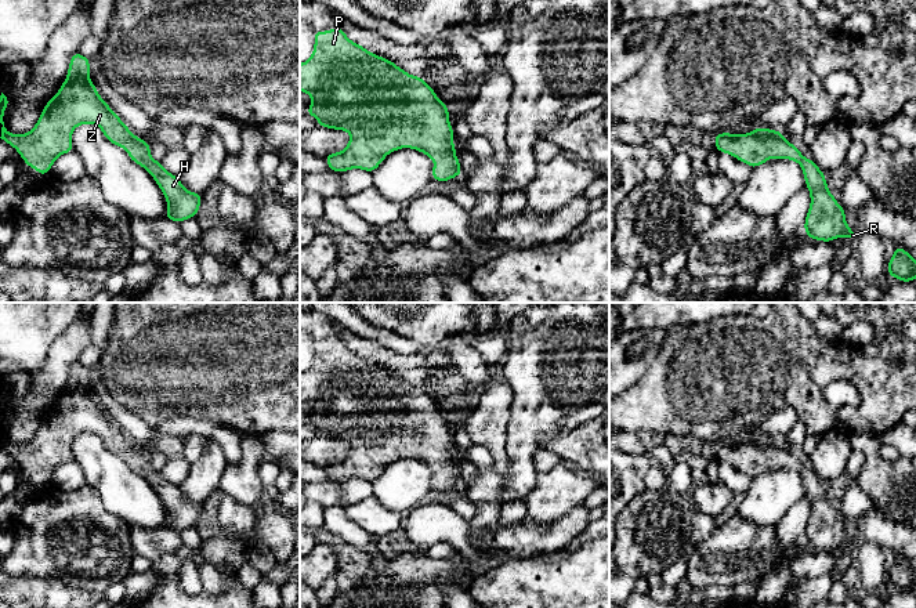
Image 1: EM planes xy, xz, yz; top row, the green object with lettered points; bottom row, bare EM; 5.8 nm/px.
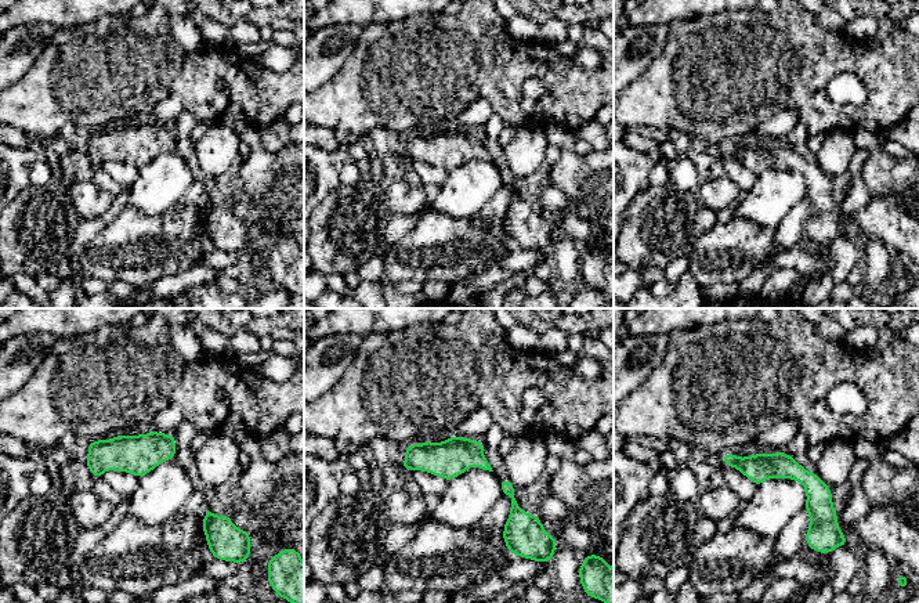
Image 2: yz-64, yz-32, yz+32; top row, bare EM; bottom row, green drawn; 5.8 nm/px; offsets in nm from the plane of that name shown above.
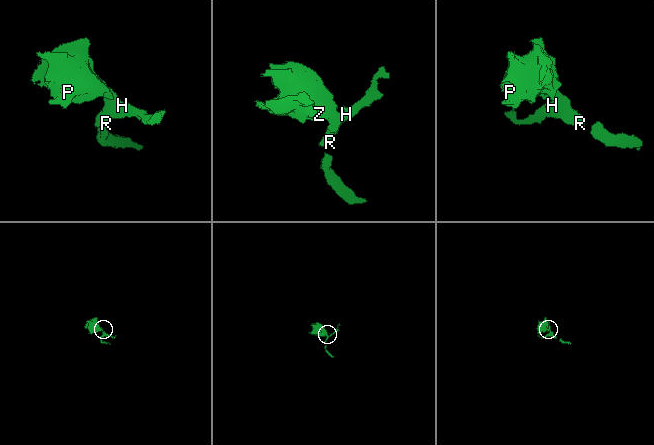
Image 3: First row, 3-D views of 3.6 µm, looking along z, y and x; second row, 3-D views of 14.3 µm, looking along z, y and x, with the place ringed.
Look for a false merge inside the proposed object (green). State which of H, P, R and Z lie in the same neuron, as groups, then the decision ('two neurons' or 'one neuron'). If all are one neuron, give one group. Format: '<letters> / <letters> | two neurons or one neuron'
H P R Z | one neuron

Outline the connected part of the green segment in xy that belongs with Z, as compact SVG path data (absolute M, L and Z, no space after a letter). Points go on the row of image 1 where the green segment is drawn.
M80 53L73 54L59 91L46 104L35 129L21 135L11 134L4 127L4 109L11 99L1 93L0 138L17 149L26 166L44 175L58 156L73 151L73 130L80 124L95 124L109 142L126 149L128 158L153 177L169 206L166 218L181 222L196 217L202 193L184 188L178 177L151 156L149 142L135 137L99 97L88 72L90 59Z

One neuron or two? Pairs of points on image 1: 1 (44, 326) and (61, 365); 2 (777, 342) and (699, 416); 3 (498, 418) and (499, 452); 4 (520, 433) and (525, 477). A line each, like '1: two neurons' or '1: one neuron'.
1: two neurons
2: one neuron
3: one neuron
4: one neuron

